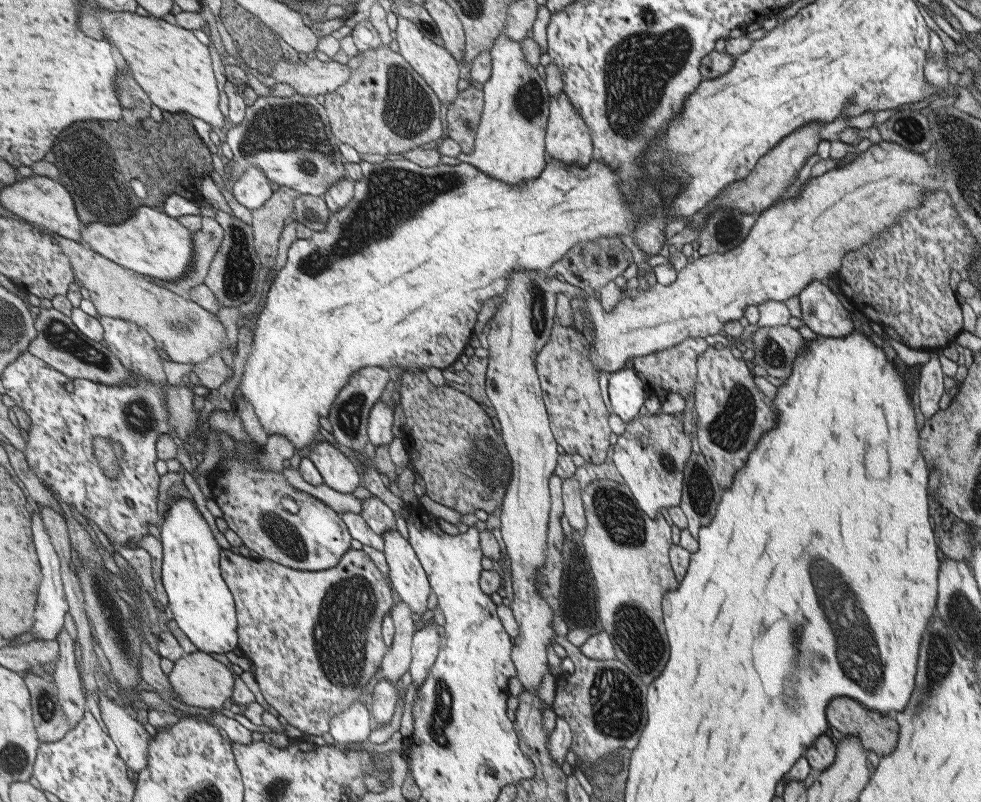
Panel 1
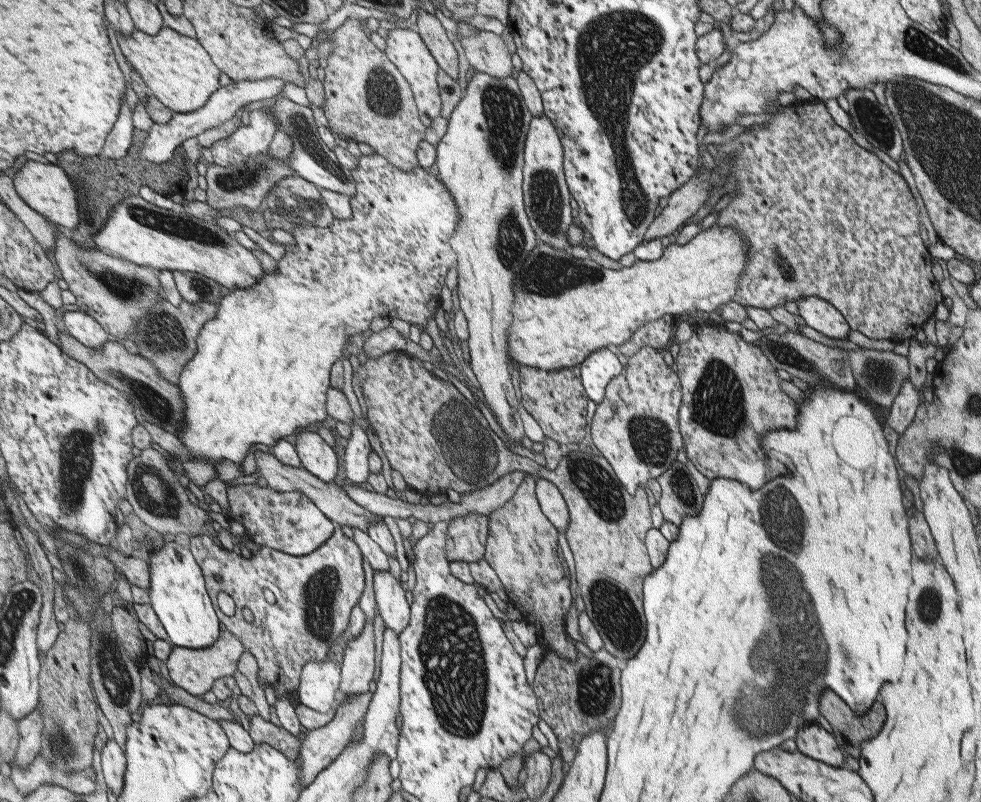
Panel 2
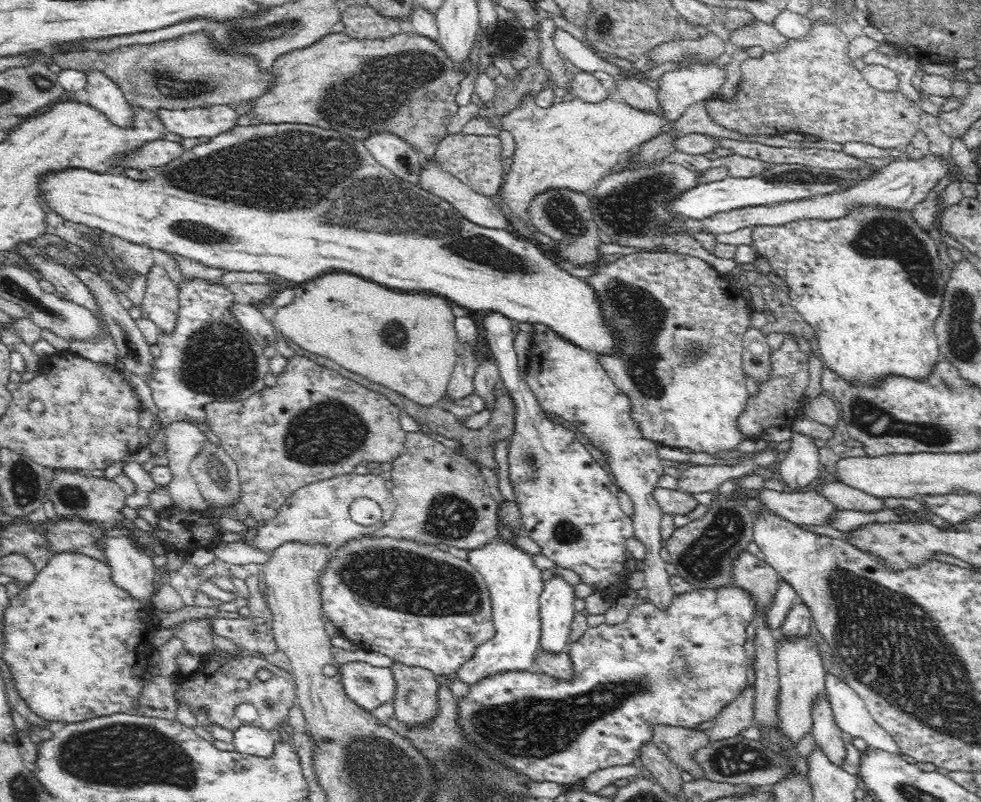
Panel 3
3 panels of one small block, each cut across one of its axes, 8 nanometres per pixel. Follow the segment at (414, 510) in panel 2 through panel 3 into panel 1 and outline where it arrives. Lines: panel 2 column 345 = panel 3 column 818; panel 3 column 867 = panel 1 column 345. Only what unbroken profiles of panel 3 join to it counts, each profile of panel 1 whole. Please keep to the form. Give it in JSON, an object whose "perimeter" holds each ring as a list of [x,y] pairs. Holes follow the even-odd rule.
{"perimeter":[[[287,465],[284,474],[286,474],[286,478],[288,478],[296,488],[318,497],[319,500],[325,501],[329,506],[332,506],[332,509],[336,509],[338,513],[362,513],[363,500],[356,498],[354,494],[344,494],[326,483],[316,486],[305,479],[301,468],[296,469]]]}

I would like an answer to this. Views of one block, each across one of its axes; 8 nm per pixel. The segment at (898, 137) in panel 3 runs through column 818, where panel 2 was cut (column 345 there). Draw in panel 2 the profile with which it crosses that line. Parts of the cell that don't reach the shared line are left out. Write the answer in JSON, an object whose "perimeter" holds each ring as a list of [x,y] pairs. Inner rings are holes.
{"perimeter":[[[356,18],[349,19],[334,32],[336,50],[328,58],[324,81],[328,103],[323,110],[329,119],[333,134],[344,134],[348,139],[354,139],[357,143],[364,142],[364,144],[372,146],[375,154],[386,157],[390,164],[400,168],[402,172],[414,170],[418,166],[416,150],[424,140],[427,126],[424,126],[418,117],[418,104],[414,100],[409,82],[390,60],[386,54],[386,48],[382,48],[382,44],[374,44],[374,32],[366,24],[366,19]]]}

